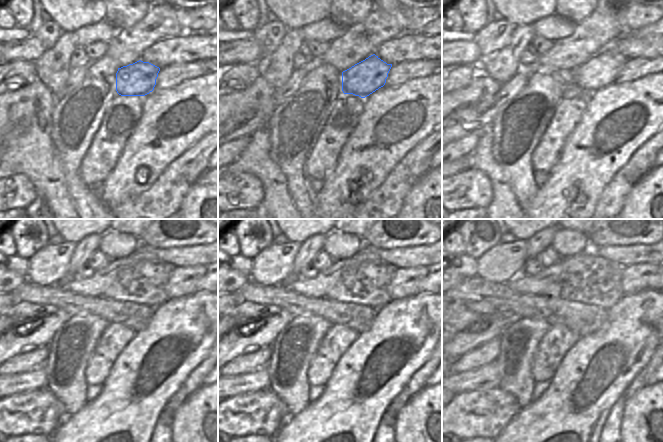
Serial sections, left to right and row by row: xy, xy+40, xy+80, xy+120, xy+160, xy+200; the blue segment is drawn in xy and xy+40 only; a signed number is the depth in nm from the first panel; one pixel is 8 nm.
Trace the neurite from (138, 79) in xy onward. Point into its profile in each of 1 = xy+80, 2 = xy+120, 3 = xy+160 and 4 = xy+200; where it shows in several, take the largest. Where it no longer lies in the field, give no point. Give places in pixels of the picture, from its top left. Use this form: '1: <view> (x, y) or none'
1: xy+80 (602, 69)
2: xy+120 (180, 280)
3: xy+160 (403, 284)
4: xy+200 (637, 277)

